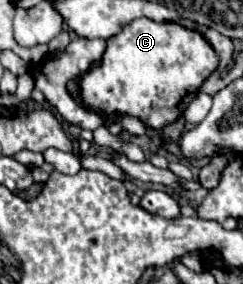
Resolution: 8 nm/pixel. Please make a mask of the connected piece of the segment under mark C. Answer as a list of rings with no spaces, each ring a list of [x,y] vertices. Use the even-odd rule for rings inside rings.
[[[142,17],[126,25],[122,33],[110,37],[106,43],[108,47],[100,65],[92,67],[80,81],[84,105],[106,115],[134,115],[152,129],[162,129],[164,125],[176,121],[196,97],[204,79],[218,67],[218,53],[208,45],[208,41],[200,33],[190,31],[178,23],[156,23]]]

